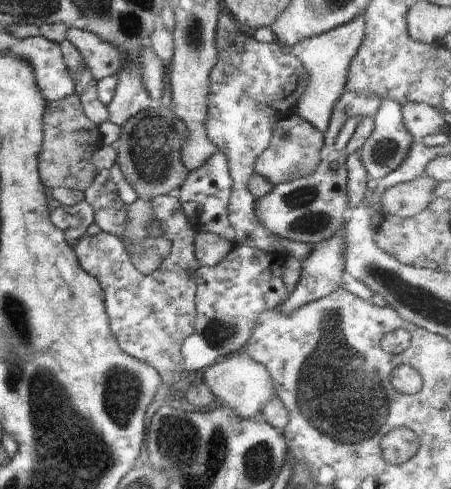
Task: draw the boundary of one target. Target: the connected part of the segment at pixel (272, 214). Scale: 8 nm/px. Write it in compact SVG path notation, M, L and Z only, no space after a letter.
M334 149L319 162L316 170L310 176L274 185L268 194L257 200L255 212L266 230L278 238L315 245L334 233L340 233L348 215L347 210L357 207L365 198L366 183L370 179L368 176L359 151L348 155L345 150Z

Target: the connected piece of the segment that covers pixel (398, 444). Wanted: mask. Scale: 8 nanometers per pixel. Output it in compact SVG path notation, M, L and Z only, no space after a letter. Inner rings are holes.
M404 426L393 428L380 439L382 457L392 465L408 462L420 448L417 434Z

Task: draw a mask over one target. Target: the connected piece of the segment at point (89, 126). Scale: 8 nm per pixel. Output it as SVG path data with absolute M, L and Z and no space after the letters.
M74 92L59 101L47 101L43 116L43 150L39 154L39 177L50 188L62 187L84 192L95 177L96 169L91 156L102 148L99 125L94 124L85 114Z

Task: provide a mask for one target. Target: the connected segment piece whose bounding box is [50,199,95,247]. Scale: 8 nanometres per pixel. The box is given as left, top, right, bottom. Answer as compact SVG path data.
M85 199L72 206L58 206L51 212L50 218L52 224L64 233L66 242L72 247L84 237L88 226L95 222L93 208Z

